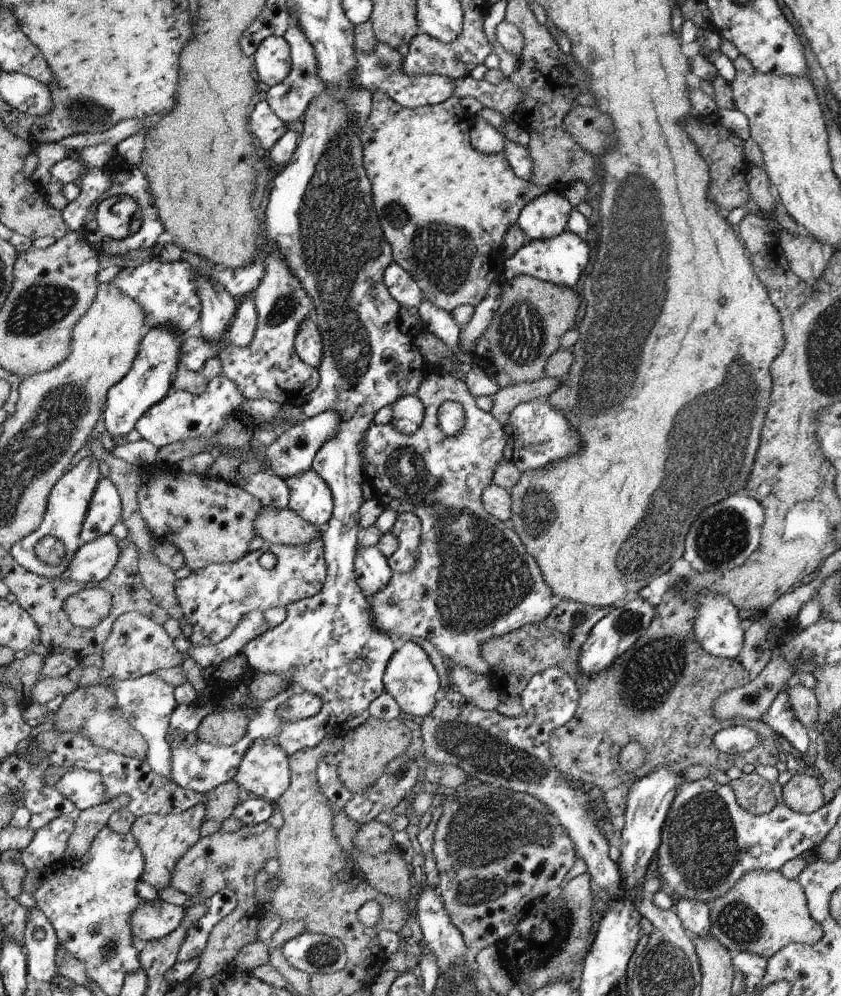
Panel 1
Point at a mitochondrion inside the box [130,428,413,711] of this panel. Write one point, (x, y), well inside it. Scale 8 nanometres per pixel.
(250, 590)

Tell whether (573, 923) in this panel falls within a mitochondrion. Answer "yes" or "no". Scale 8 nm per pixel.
no

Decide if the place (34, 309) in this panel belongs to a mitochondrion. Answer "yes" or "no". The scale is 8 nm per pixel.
yes

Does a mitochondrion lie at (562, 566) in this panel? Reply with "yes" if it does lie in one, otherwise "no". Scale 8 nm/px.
no

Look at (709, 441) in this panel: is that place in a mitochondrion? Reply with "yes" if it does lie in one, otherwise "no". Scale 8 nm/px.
yes

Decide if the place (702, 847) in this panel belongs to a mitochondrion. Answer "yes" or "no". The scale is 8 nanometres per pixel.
yes

